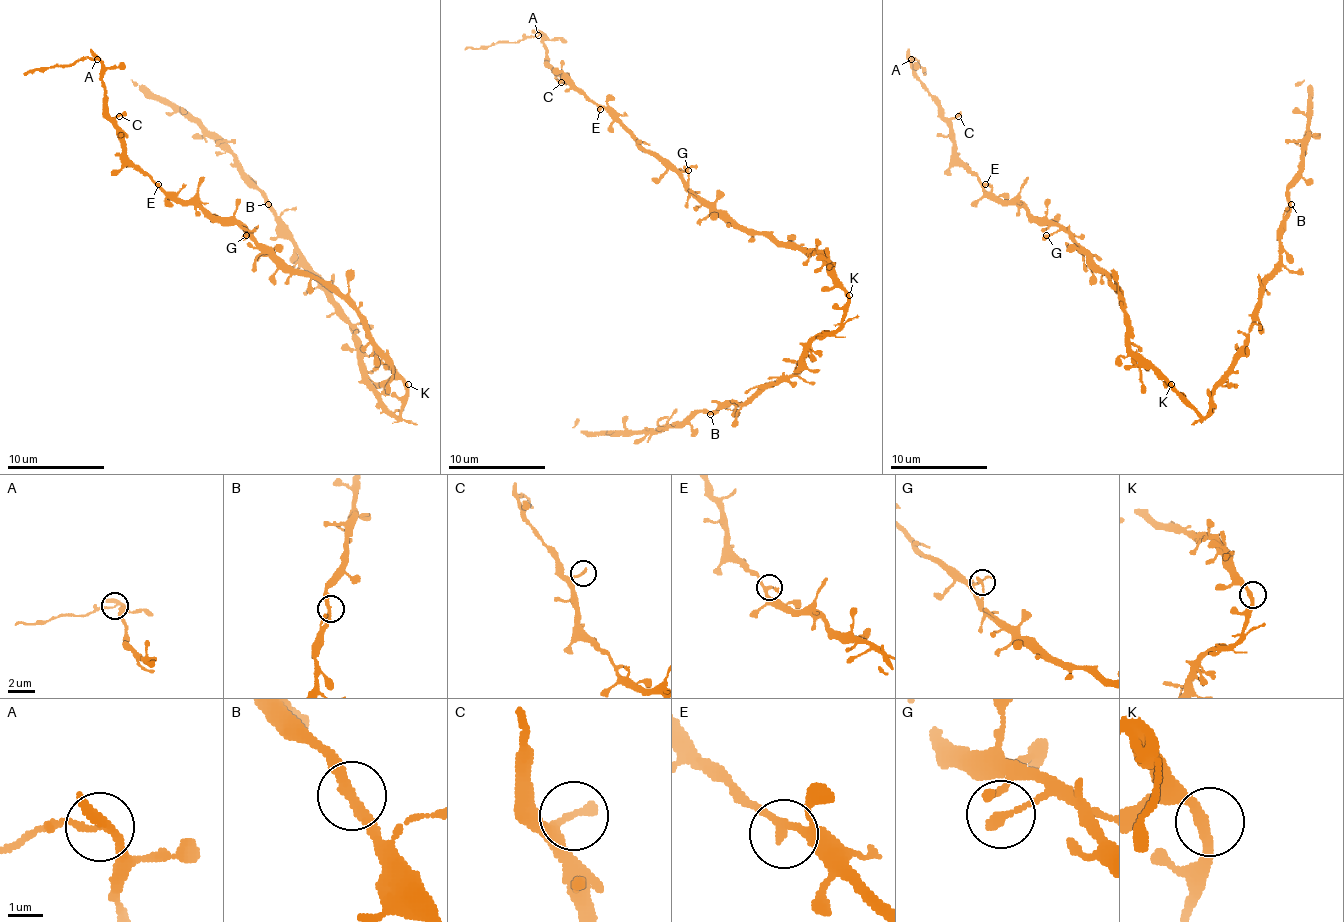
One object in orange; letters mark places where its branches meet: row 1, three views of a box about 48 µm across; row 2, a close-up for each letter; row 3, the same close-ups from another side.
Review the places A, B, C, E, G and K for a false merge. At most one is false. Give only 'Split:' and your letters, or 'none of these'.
Split: A

